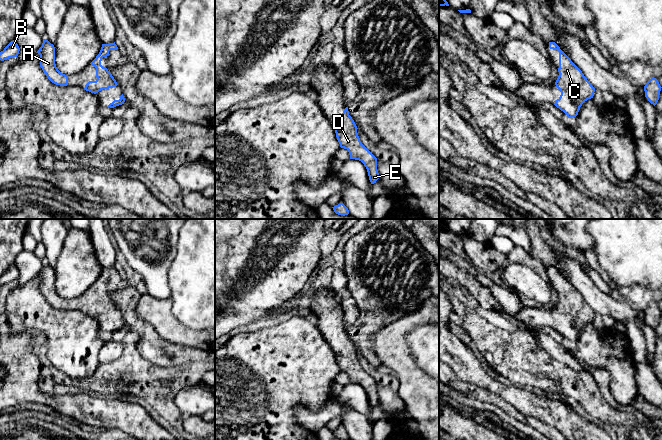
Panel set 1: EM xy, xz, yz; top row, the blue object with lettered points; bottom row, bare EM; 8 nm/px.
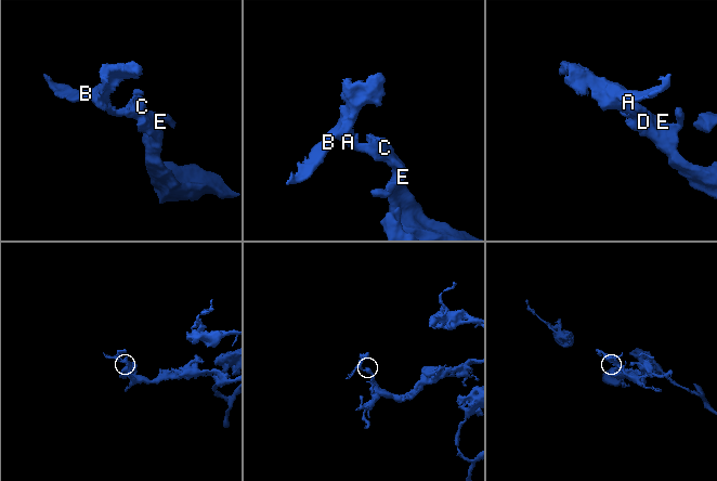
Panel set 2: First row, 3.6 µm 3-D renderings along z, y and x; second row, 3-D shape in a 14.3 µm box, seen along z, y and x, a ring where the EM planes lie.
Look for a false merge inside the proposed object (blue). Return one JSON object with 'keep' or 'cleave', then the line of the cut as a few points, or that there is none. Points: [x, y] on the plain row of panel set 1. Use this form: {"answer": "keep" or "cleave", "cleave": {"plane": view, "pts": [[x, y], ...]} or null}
{"answer": "keep", "cleave": null}

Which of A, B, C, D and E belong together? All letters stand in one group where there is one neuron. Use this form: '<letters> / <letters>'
A B C D E

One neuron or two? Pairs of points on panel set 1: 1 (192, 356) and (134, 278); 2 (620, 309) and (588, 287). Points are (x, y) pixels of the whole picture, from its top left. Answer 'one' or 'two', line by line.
1: two
2: one

